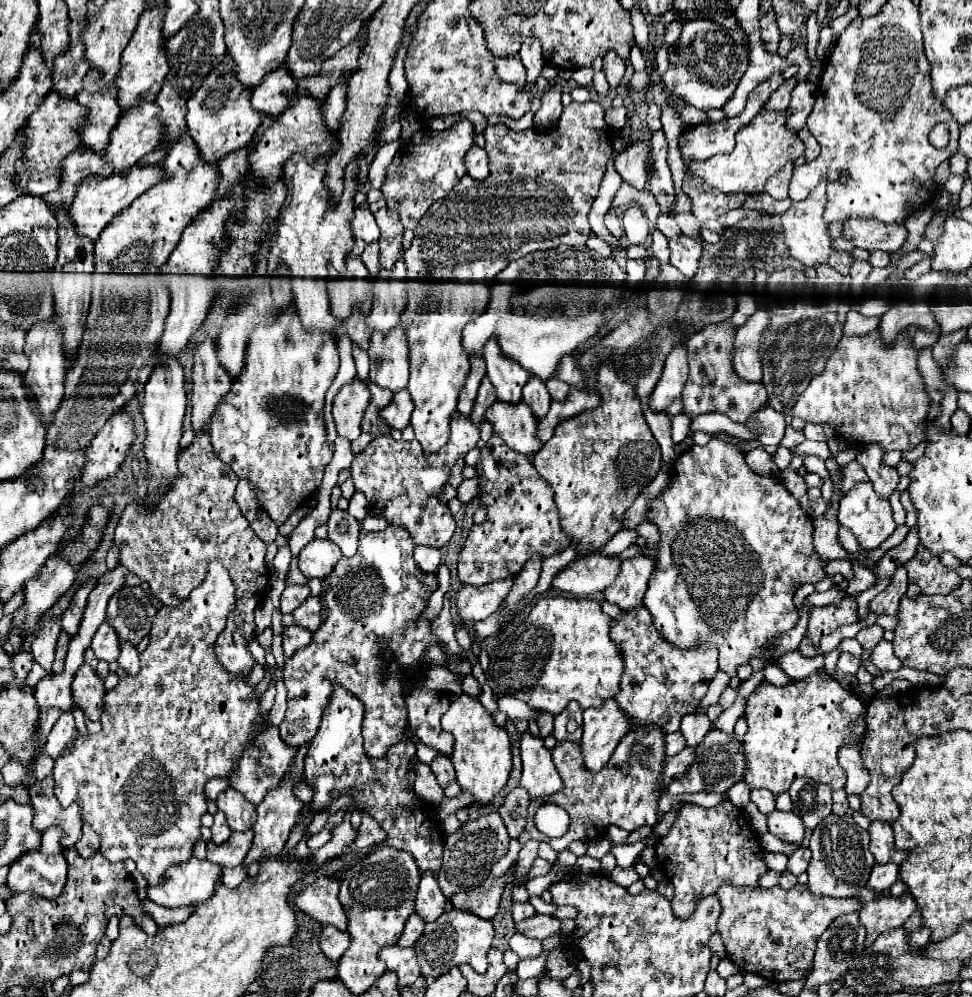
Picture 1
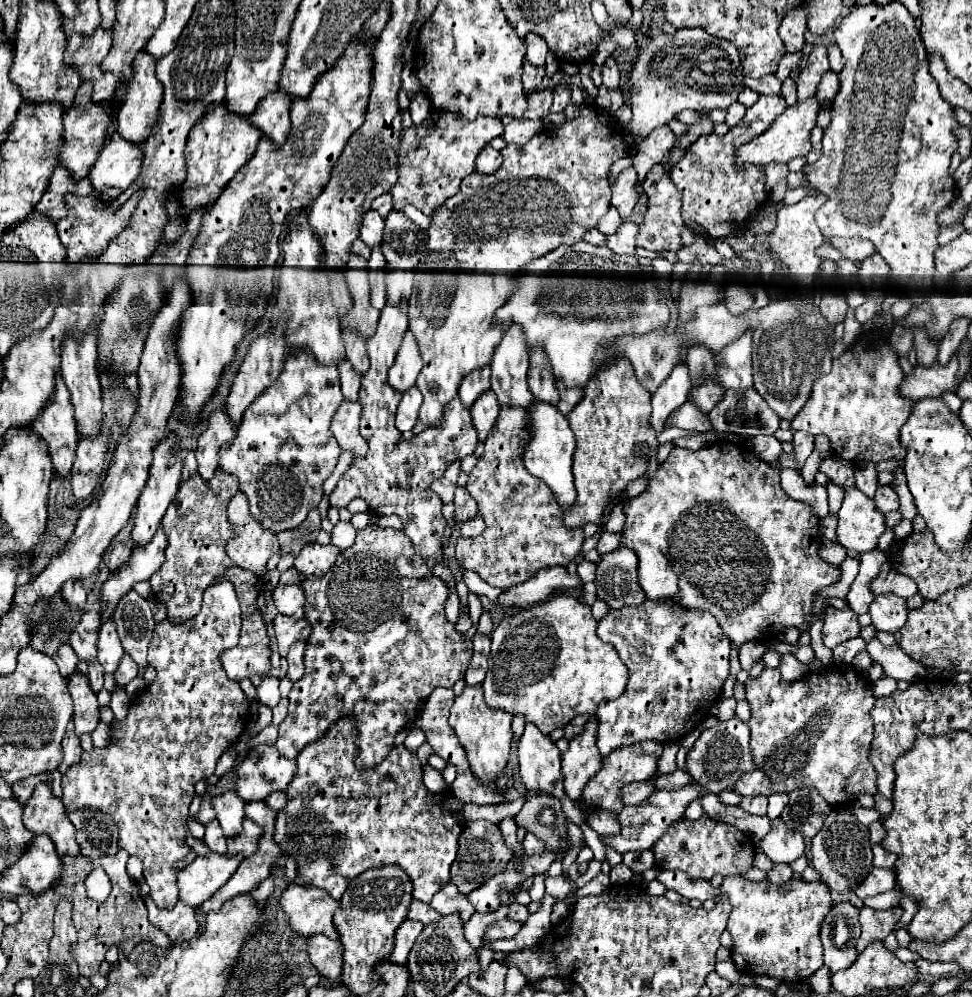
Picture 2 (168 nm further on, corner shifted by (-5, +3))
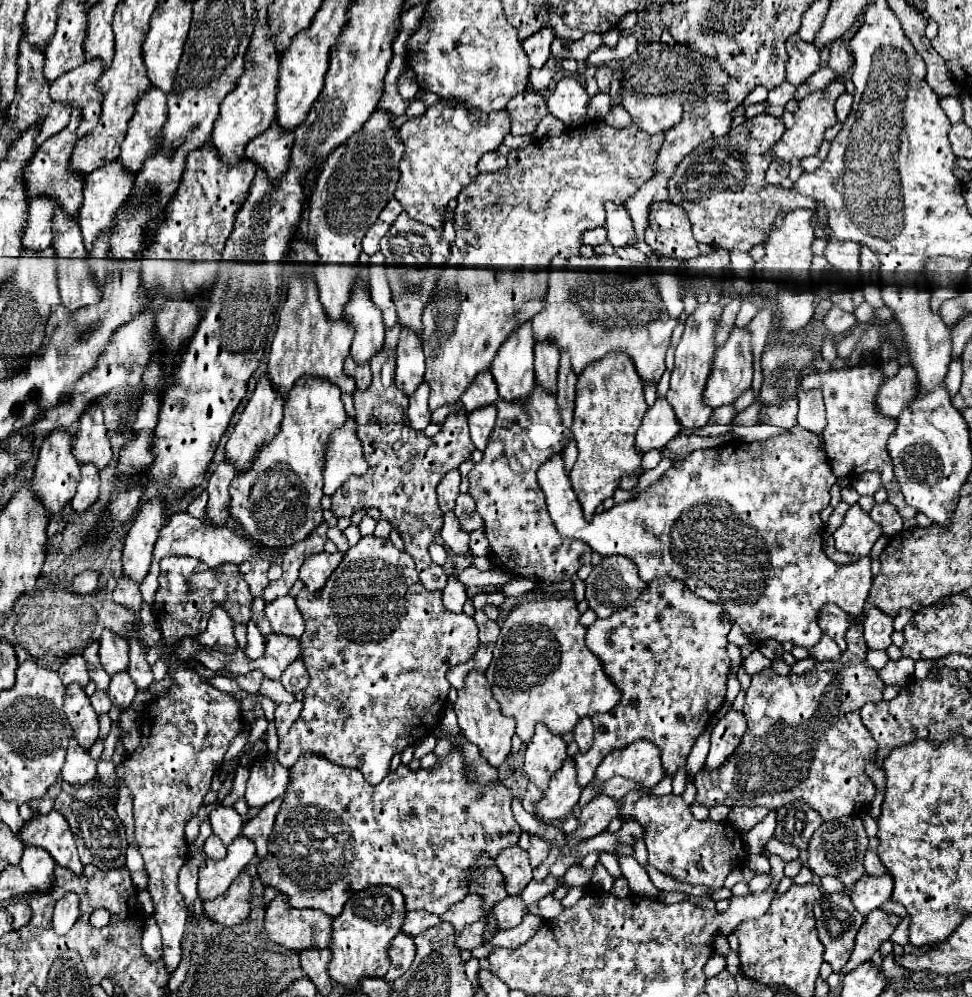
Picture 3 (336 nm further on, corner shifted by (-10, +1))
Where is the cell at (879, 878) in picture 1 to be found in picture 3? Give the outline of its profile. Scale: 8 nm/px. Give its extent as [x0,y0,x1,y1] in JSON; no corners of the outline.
[850,873,892,917]

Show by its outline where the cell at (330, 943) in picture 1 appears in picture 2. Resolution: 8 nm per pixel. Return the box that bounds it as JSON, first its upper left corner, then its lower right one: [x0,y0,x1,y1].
[309,935,343,981]

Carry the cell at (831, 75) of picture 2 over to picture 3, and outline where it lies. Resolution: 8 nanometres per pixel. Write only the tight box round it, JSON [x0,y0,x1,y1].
[836,93,852,123]

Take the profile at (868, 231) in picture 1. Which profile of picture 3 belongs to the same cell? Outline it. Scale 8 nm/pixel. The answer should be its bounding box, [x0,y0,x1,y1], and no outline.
[824,239,858,271]

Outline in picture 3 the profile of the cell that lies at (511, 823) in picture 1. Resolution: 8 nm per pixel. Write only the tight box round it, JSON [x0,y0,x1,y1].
[496,845,532,895]

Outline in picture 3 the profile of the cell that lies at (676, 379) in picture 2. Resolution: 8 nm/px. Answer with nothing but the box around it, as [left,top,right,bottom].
[636,399,680,455]

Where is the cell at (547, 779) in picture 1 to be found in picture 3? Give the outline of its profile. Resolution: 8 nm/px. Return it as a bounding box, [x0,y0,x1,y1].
[524,723,566,789]

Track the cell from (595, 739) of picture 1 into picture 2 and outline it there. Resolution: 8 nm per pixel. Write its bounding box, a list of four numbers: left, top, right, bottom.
[561,715,603,801]

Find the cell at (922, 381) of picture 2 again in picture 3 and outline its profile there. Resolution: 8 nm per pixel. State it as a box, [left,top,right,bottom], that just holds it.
[874,365,914,417]

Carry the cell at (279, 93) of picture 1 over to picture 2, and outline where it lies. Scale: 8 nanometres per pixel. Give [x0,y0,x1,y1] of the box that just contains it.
[249,89,291,145]

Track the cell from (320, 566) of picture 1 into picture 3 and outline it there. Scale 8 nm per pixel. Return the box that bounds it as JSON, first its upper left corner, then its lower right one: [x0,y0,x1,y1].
[300,553,342,593]

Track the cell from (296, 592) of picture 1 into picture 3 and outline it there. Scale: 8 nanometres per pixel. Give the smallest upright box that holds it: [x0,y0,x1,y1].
[266,595,304,639]

